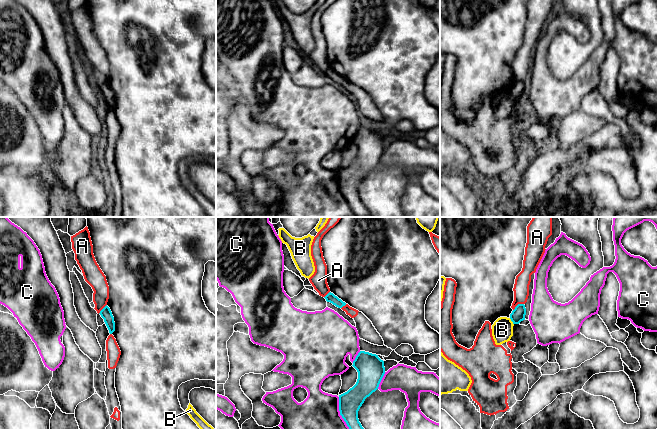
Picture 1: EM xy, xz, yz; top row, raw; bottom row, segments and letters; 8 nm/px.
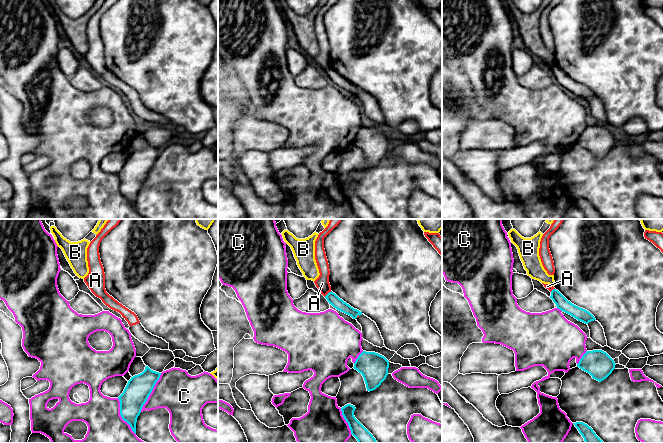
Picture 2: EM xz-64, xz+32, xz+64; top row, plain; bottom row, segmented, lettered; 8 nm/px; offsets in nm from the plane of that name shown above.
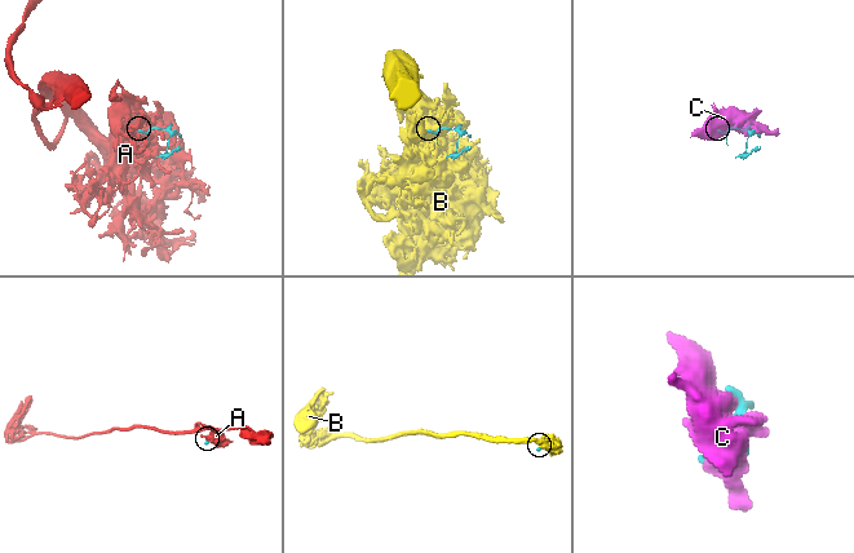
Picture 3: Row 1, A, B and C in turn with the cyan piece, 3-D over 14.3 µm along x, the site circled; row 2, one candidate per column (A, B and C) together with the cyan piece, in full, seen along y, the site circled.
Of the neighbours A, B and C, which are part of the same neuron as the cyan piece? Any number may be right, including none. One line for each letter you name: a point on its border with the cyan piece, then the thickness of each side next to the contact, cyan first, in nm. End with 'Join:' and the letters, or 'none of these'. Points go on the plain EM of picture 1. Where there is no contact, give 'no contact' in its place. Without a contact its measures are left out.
Join: none of these

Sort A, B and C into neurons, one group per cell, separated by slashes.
A / B / C

